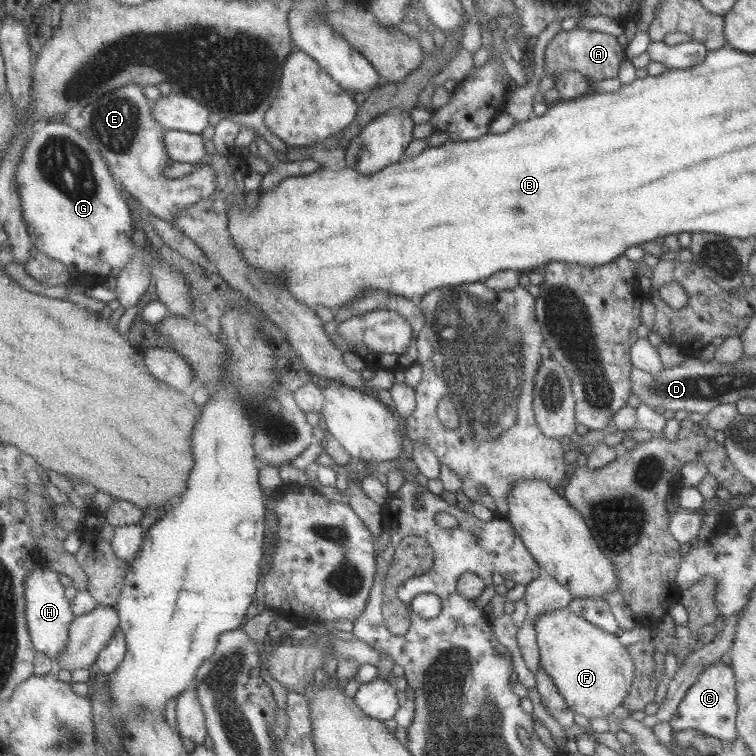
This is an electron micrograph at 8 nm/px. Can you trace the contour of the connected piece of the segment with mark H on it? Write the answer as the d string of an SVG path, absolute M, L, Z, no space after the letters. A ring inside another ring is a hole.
M43 562L26 578L26 613L32 640L35 648L46 652L54 663L59 662L60 654L69 642L70 624L76 617L71 600L65 598L65 586L61 585L59 573Z

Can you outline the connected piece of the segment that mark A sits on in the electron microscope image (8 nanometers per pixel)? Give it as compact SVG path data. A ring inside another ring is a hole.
M579 27L568 31L558 31L546 45L543 54L543 74L544 76L553 76L559 78L562 72L573 72L574 70L581 73L584 77L589 77L591 81L603 80L606 78L614 78L618 76L618 68L621 60L625 58L624 56L625 47L619 45L614 36L598 32L591 31Z

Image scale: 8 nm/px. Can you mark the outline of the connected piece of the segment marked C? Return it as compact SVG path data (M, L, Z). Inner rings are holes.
M721 661L703 668L697 680L689 686L683 700L679 702L675 714L668 718L673 732L691 730L718 740L737 740L735 719L737 714L736 687L733 670Z

